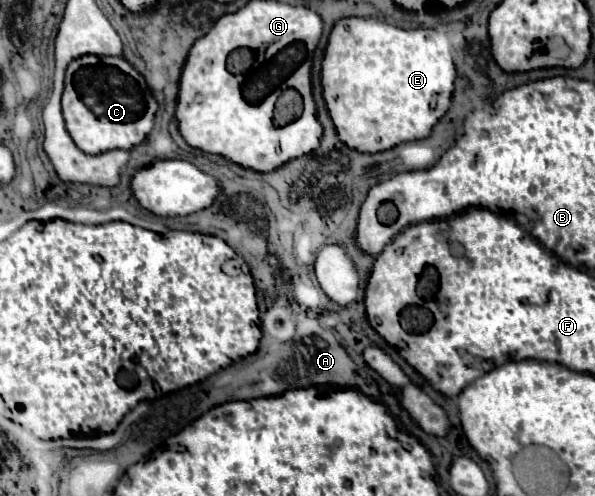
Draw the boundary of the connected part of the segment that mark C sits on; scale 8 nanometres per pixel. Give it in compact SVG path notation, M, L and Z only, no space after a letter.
M80 56L66 70L66 82L64 82L64 94L62 94L62 116L66 122L68 134L72 136L74 144L82 152L100 154L114 148L132 150L130 146L138 146L148 138L154 126L156 110L158 110L158 102L152 96L150 88L146 86L142 74L134 70L134 66L132 66L132 74L126 74L126 72L122 74L120 70L102 64L98 56Z

